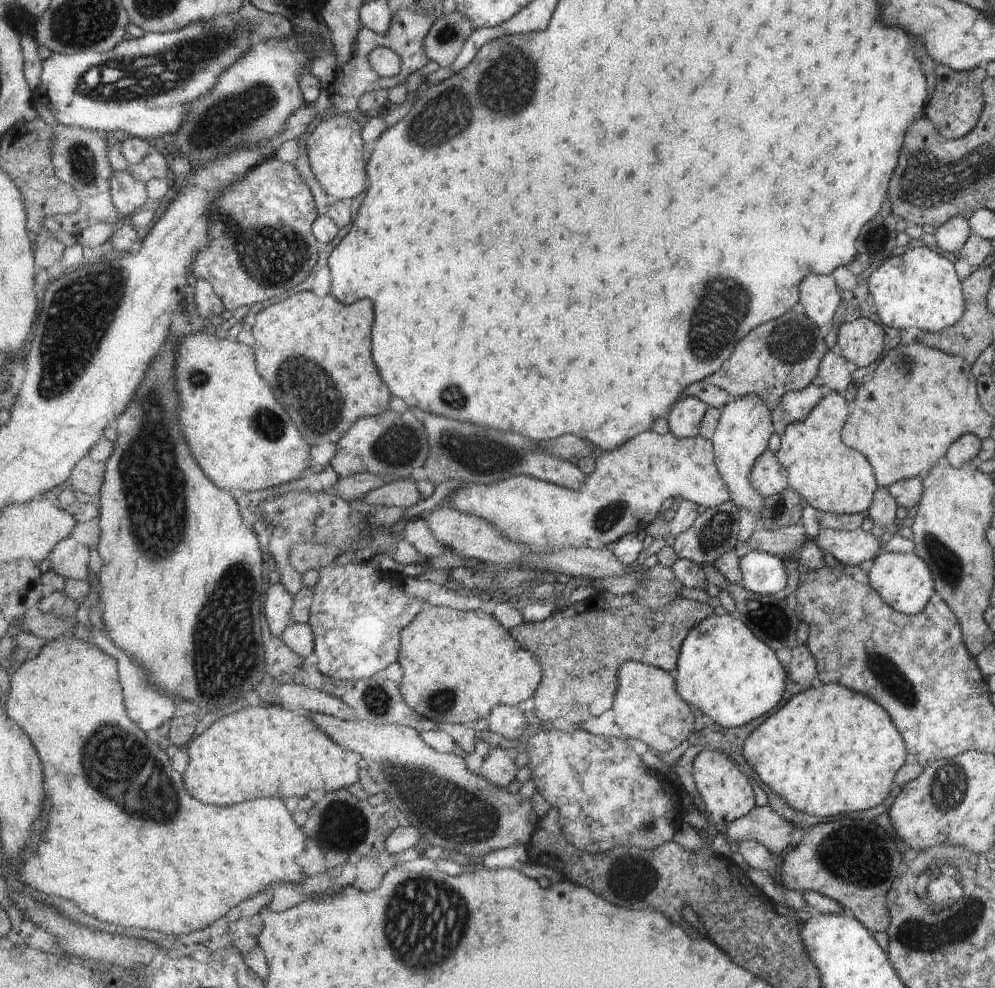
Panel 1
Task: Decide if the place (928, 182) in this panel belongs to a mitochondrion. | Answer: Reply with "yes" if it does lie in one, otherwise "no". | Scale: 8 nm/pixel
yes

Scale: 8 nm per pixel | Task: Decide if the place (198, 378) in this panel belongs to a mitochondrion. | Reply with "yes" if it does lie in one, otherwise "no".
yes

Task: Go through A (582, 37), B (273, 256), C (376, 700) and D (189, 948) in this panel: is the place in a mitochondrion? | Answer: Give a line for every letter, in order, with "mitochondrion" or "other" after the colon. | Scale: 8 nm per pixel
A: other
B: mitochondrion
C: mitochondrion
D: other

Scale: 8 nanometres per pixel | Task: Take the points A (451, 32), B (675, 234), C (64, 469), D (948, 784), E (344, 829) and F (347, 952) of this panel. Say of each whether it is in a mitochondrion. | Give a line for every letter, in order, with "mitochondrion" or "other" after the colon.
A: mitochondrion
B: other
C: other
D: mitochondrion
E: mitochondrion
F: other

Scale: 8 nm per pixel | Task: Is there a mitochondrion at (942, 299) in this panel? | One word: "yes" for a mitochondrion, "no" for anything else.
no

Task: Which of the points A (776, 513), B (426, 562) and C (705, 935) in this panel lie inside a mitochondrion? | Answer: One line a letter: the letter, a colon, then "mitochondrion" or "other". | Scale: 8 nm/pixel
A: mitochondrion
B: other
C: other

